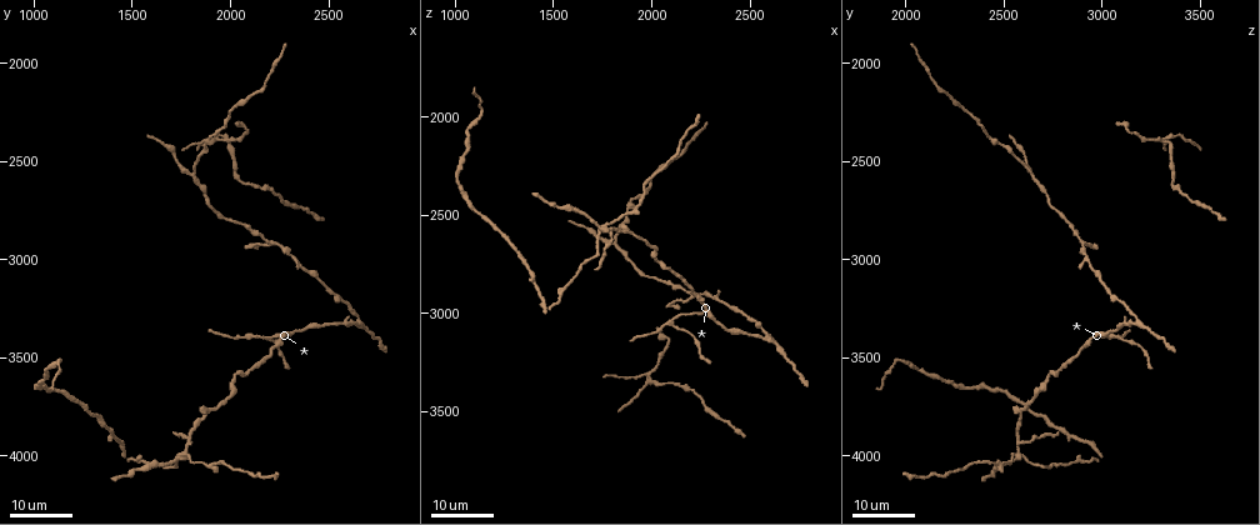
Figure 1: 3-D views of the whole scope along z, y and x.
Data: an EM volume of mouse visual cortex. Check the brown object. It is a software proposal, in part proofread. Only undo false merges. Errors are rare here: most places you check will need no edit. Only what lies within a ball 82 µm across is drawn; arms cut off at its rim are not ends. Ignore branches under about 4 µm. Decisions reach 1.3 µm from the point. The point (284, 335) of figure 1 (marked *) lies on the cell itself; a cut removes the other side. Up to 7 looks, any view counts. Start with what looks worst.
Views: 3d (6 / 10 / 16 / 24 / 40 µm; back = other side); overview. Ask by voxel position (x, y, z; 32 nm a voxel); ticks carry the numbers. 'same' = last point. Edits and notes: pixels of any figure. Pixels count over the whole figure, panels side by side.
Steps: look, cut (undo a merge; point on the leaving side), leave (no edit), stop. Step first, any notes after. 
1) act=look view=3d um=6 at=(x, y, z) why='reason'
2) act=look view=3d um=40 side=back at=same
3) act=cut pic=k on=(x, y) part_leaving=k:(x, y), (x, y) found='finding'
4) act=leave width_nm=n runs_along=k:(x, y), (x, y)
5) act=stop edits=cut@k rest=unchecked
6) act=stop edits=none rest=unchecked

act=look view=3d um=16 at=(1970, 2380, 3330) why='four-way junction'

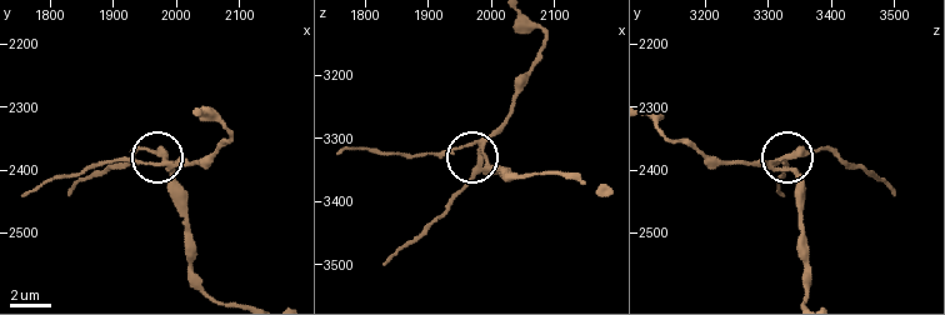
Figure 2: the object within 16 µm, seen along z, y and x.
act=look view=3d um=10 at=(1980, 2380, 3315) why='closer look'

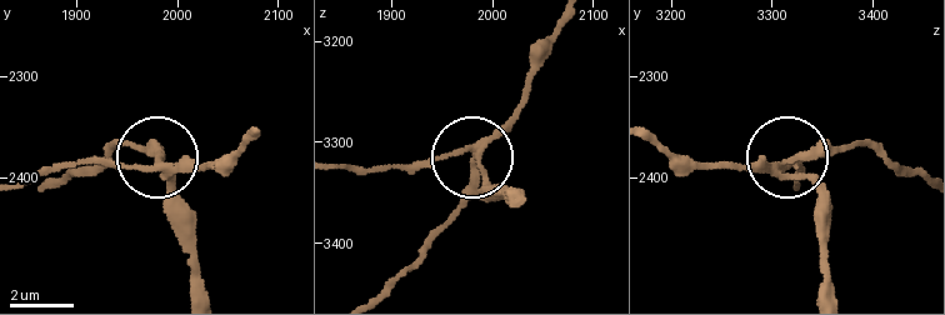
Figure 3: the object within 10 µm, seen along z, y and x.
act=cut pic=3 on=(159, 159) side_arm_um=9 part_leaving=3:(179, 165), (116, 144), (44, 184) found='two cells meet here'

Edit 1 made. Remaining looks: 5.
act=look view=overview

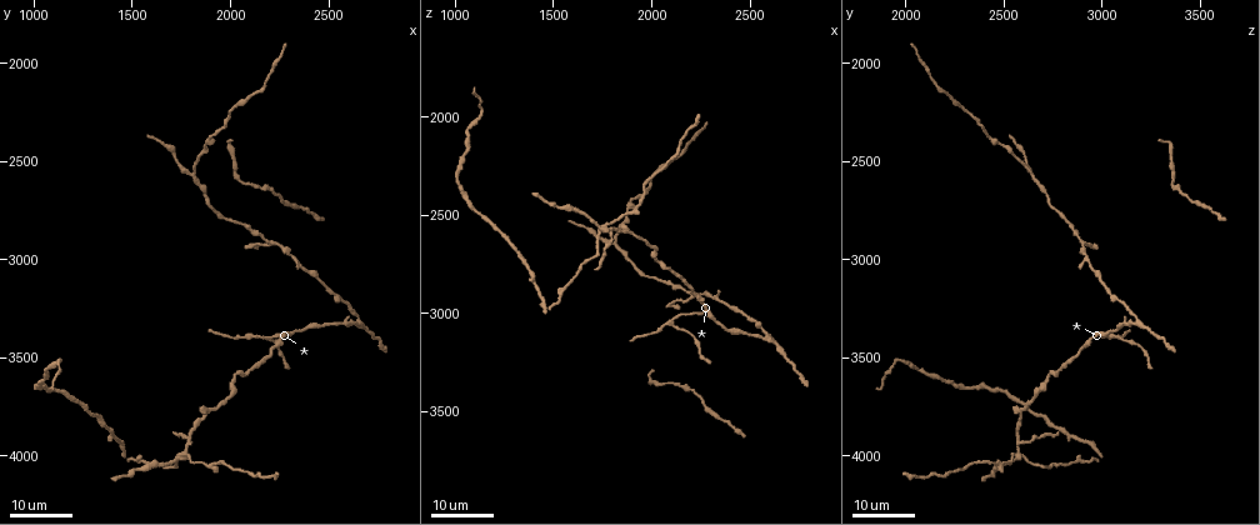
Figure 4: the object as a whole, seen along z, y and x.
act=look view=3d um=24 at=(2640, 3300, 3170) why='side arm on a straight run'

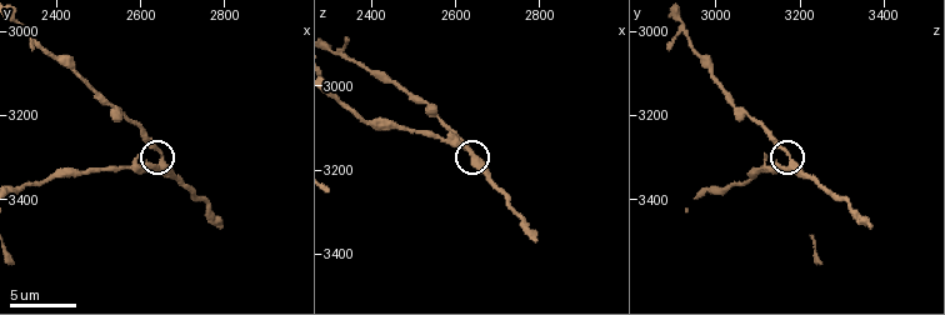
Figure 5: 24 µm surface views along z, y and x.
act=look view=3d um=6 at=(2650, 3305, 3170)

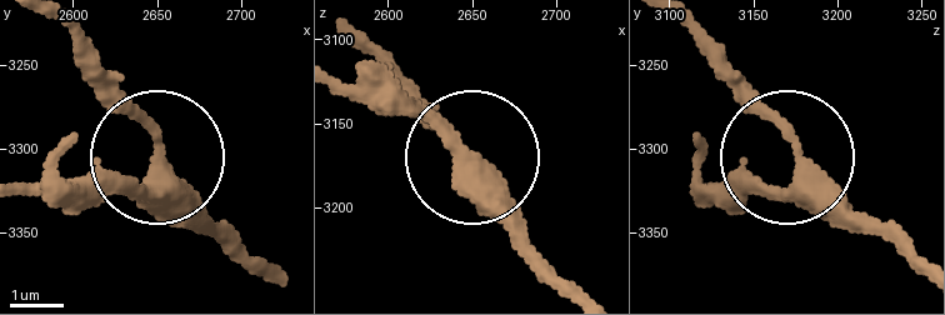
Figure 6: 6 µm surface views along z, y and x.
act=leave side_arm_um=9 runs_along=6:(341, 79), (395, 96), (538, 254) found='all the same cell'

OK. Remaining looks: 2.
act=look view=3d um=24 at=(2220, 2920, 2910) why='two arms in line, one across'

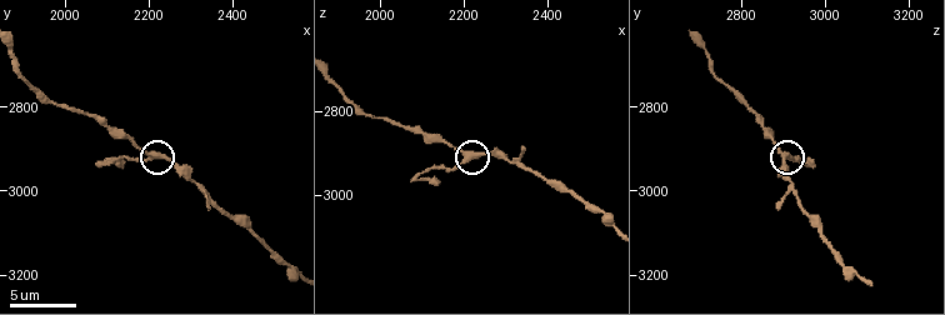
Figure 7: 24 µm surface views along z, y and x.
act=look view=3d um=10 at=(2200, 2915, 2910) why='zoom in'

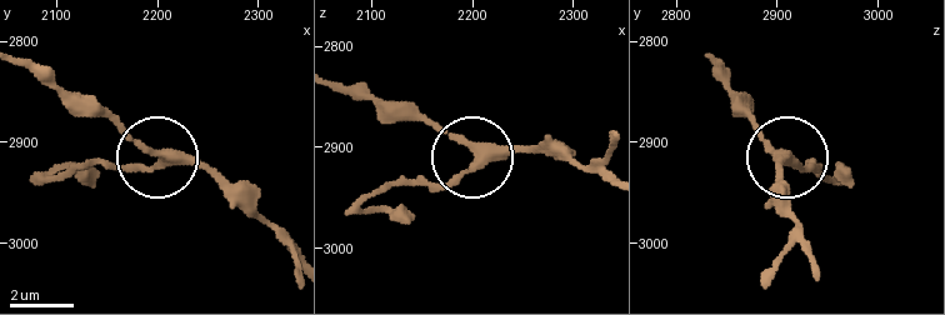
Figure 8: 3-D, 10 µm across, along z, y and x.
act=leave runs_along=8:(605, 179), (533, 149), (493, 149), (451, 176), (390, 186) found='one cell here'

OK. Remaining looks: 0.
act=stop edits=cut@3 rest=unchecked

